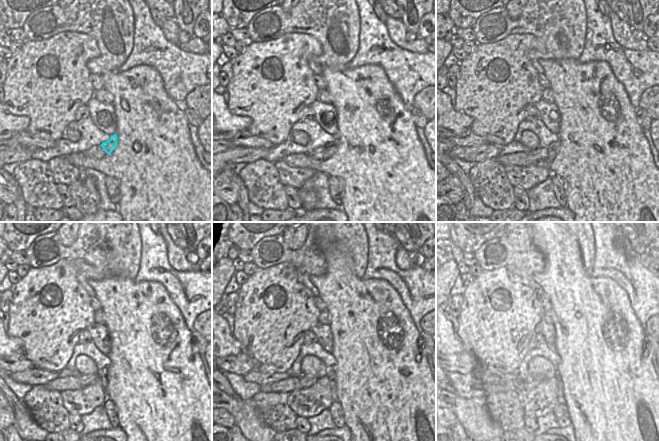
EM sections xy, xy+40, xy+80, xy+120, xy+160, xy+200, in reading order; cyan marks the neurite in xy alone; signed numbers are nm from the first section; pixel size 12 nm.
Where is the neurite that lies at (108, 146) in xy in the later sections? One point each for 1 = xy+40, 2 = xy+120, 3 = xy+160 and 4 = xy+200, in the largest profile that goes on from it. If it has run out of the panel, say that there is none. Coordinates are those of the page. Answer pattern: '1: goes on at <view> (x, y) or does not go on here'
1: goes on at xy+40 (330, 148)
2: goes on at xy+120 (103, 373)
3: goes on at xy+160 (330, 370)
4: goes on at xy+200 (559, 386)

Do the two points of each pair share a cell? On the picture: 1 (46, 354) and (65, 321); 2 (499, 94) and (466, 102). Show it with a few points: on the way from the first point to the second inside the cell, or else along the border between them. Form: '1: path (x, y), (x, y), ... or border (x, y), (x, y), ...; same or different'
1: path (48, 346), (49, 337), (57, 329); same
2: path (491, 94), (479, 94), (474, 97); same

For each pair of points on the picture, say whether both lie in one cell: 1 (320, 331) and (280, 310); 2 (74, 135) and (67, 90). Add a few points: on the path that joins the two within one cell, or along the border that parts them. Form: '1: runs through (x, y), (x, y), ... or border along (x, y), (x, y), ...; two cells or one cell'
1: border along (318, 321), (310, 329); two cells
2: border along (67, 126), (64, 130); two cells

